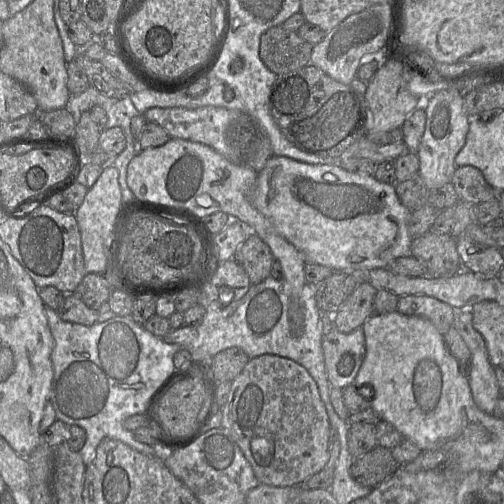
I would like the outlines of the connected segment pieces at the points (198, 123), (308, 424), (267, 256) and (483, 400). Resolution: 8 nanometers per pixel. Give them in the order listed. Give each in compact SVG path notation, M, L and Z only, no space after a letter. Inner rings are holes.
M203 106L195 109L182 107L153 107L145 111L147 122L162 126L171 138L180 138L205 144L229 162L260 172L273 156L269 138L259 122L250 115L224 107Z
M275 354L251 358L232 381L227 403L221 410L222 428L229 431L261 484L303 486L301 484L321 471L329 460L330 422L318 386L309 372L290 358Z
M253 232L238 247L233 259L246 271L251 284L269 277L274 262L269 246Z
M471 308L455 310L453 326L458 330L471 353L468 381L473 400L479 409L488 414L497 413L500 392L482 335L472 326Z

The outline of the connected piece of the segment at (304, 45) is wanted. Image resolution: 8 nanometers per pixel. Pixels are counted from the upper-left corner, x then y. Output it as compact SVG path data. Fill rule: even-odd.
M278 25L261 35L259 56L268 69L279 75L309 65L313 48L297 32Z

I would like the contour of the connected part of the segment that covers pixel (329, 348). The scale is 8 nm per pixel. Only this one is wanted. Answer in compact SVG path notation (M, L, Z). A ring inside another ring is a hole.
M335 327L322 339L324 363L331 388L351 385L365 356L365 336L362 327L341 333Z

